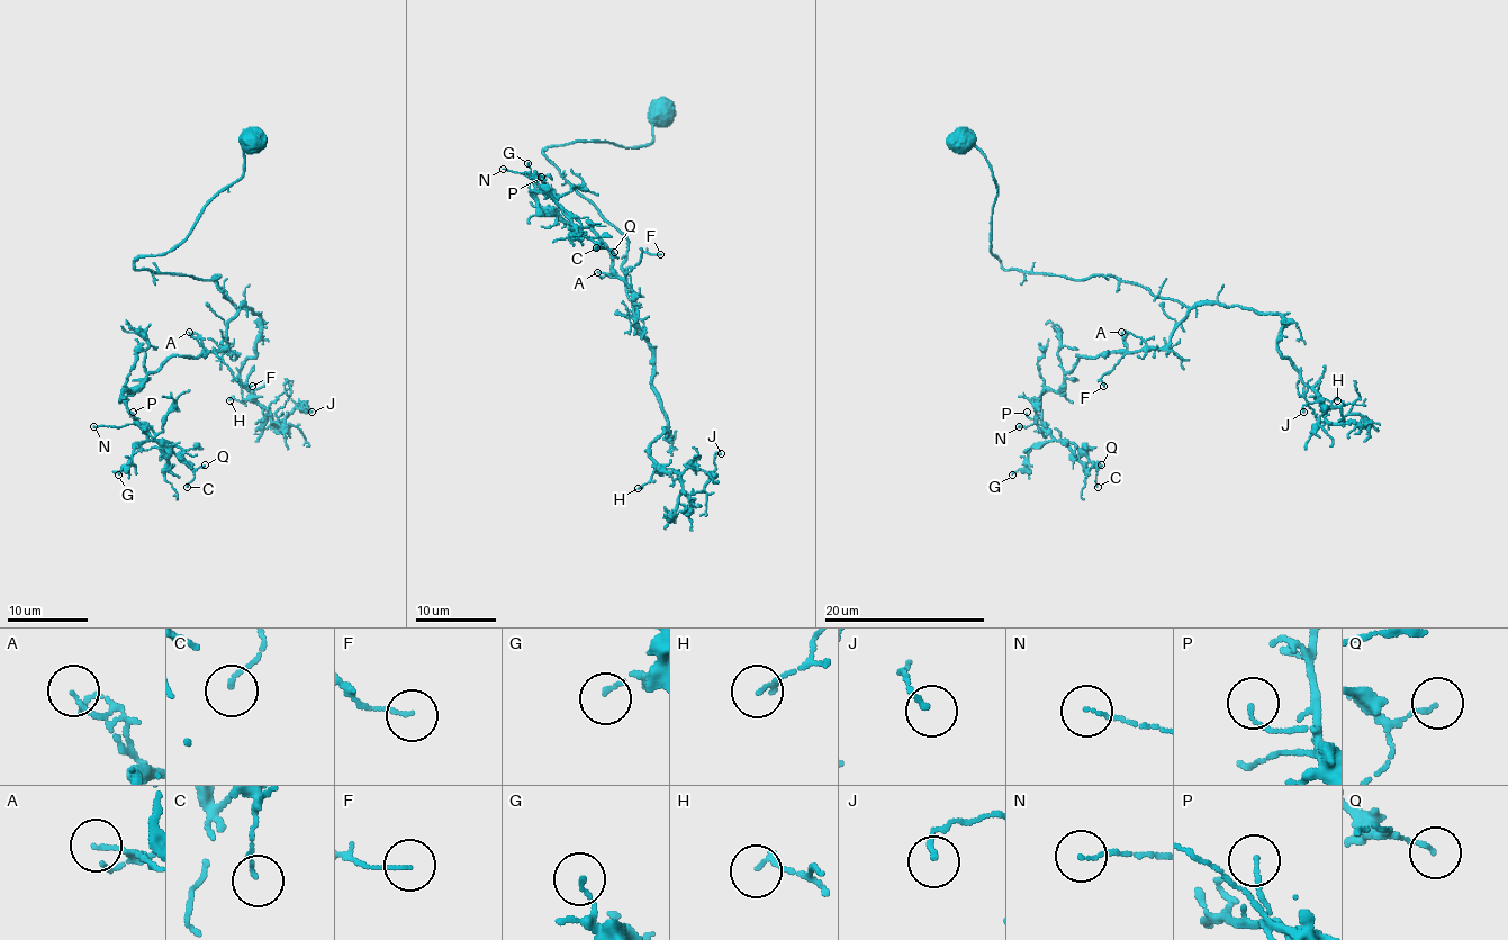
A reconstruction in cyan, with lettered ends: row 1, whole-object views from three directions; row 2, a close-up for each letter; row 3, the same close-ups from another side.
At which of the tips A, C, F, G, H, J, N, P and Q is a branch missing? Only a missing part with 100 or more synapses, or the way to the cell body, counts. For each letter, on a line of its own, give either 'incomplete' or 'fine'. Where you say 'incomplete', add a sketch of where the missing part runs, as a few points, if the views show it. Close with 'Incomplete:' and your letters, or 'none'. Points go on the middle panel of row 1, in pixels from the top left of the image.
A: fine
C: fine
F: fine
G: fine
H: fine
J: fine
N: fine
P: fine
Q: fine
Incomplete: none

